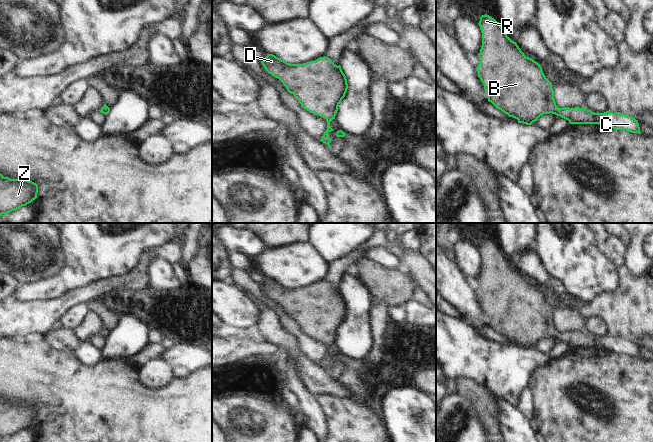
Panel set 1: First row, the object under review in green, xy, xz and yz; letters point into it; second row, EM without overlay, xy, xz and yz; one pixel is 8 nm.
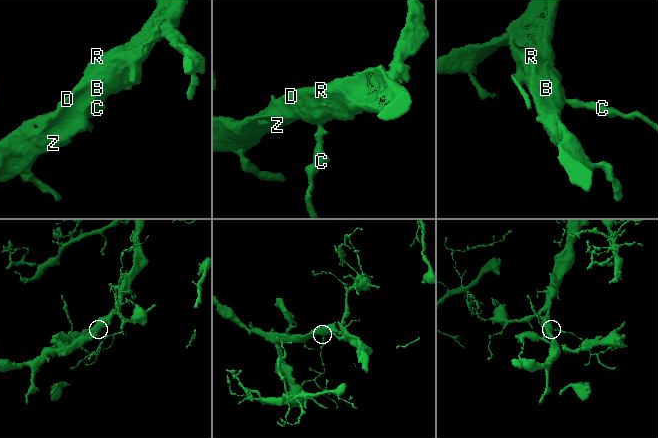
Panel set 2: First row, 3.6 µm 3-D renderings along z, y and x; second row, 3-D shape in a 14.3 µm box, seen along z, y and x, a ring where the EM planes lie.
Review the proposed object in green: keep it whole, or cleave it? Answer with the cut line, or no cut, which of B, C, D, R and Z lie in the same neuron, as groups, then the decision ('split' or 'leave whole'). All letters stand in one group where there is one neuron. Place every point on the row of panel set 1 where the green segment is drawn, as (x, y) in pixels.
no cut | B C D R Z | leave whole

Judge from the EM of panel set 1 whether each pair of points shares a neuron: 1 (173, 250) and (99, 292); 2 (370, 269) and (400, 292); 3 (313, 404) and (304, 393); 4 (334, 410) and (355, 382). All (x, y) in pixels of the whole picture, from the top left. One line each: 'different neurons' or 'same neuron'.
1: same neuron
2: same neuron
3: same neuron
4: different neurons

